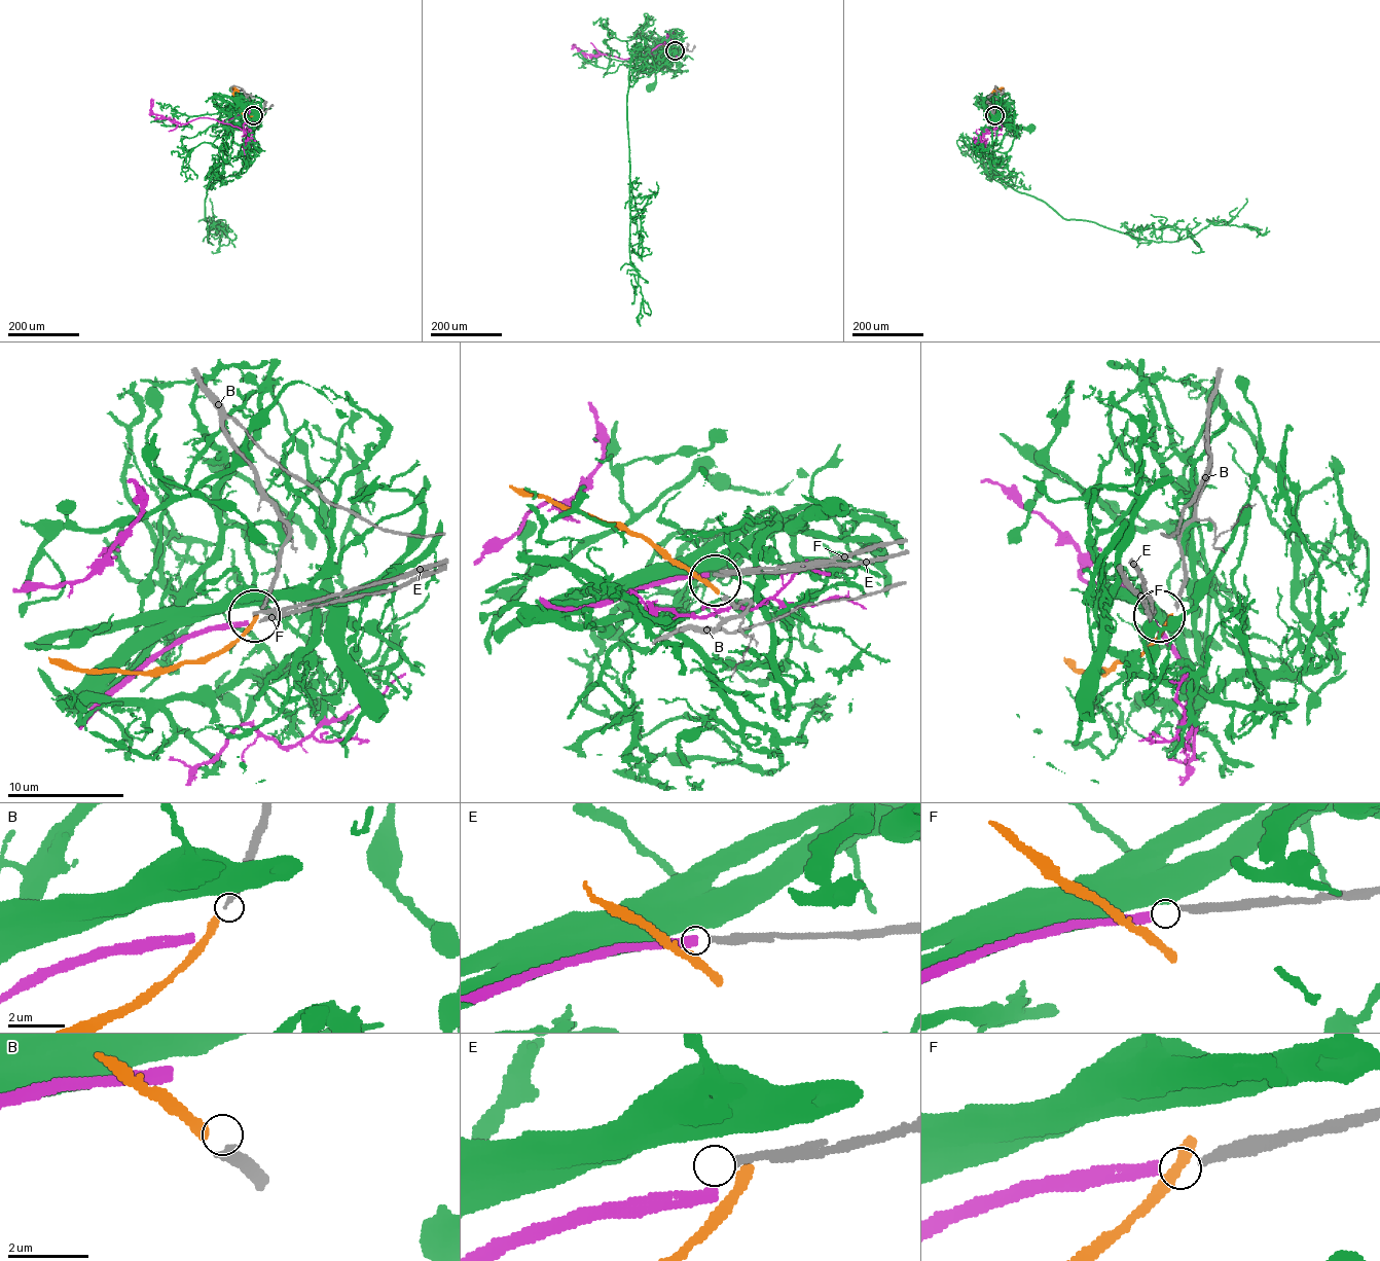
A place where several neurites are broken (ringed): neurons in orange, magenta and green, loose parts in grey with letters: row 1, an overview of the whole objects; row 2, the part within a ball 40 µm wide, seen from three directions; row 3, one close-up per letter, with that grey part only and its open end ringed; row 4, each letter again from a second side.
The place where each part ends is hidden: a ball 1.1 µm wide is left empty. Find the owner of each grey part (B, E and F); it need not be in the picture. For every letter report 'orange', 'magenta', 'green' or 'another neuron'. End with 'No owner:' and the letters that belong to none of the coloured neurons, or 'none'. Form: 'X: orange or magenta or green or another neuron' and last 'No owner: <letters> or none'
B: orange
E: another neuron
F: magenta
No owner: E

